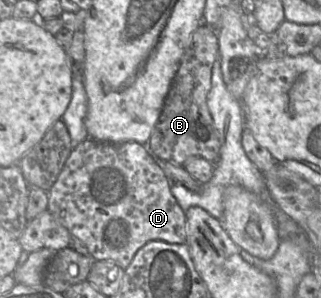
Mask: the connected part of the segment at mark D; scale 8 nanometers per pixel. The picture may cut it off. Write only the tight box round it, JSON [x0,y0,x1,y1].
[48,138,187,269]

